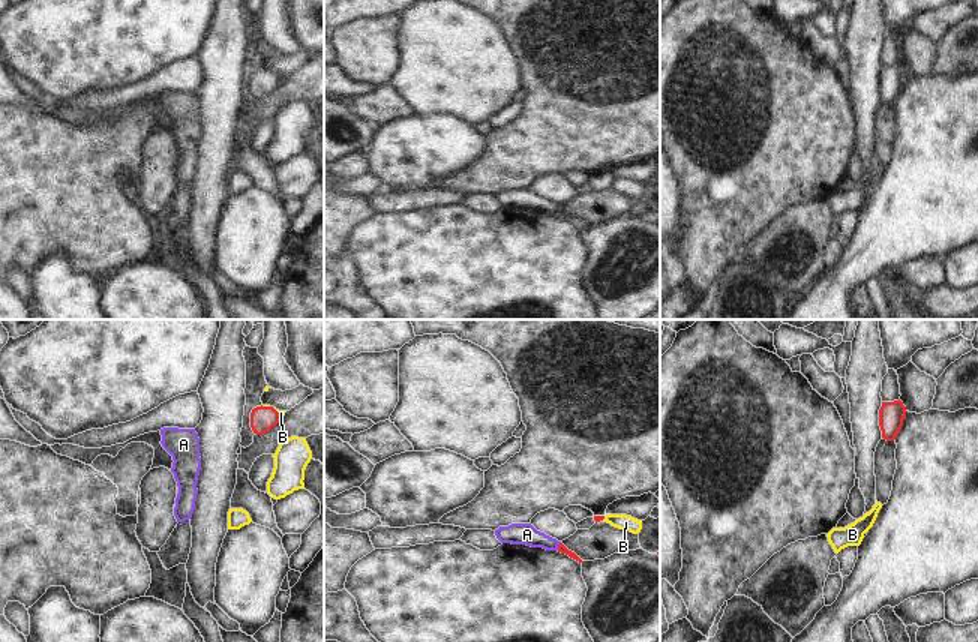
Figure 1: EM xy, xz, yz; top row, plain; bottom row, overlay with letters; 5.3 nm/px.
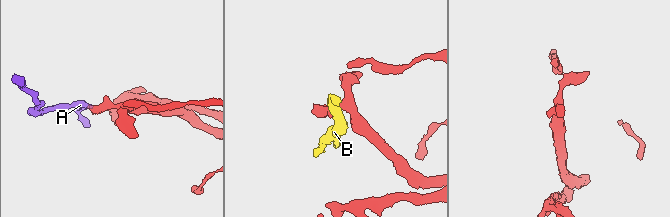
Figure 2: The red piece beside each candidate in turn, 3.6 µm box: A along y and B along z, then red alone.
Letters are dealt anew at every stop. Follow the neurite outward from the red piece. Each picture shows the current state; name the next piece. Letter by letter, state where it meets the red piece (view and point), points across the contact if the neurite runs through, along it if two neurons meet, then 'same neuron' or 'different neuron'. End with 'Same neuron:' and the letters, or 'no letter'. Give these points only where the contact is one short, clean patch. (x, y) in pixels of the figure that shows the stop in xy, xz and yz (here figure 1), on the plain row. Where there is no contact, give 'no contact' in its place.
A: contact xz (558, 210); border xz (560, 206), (557, 213); different neuron
B: contact xy (278, 77); border xy (273, 72), (281, 81); different neuron
Same neuron: no letter

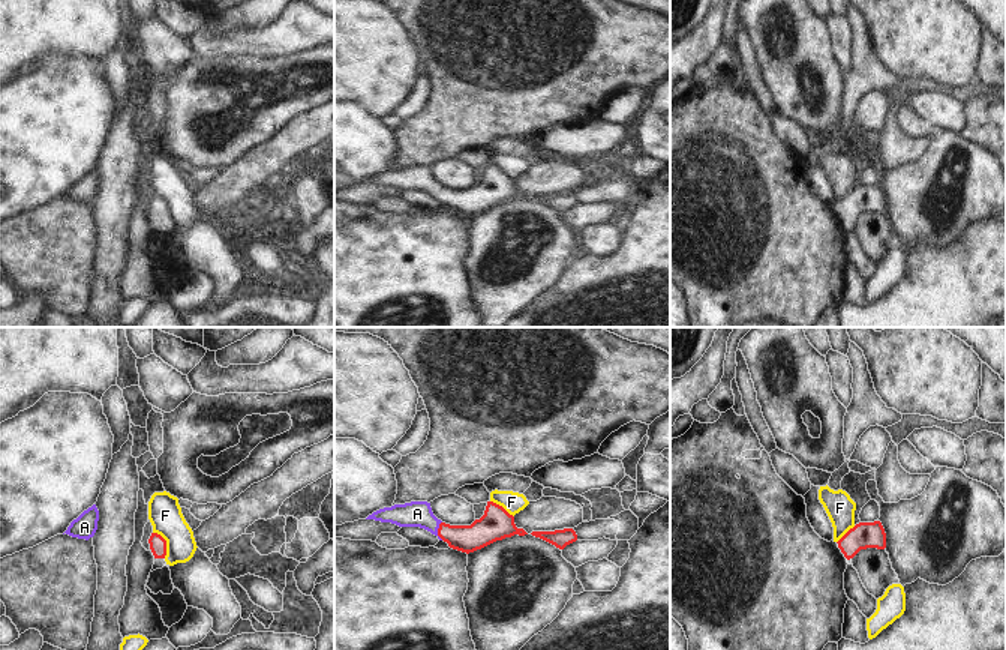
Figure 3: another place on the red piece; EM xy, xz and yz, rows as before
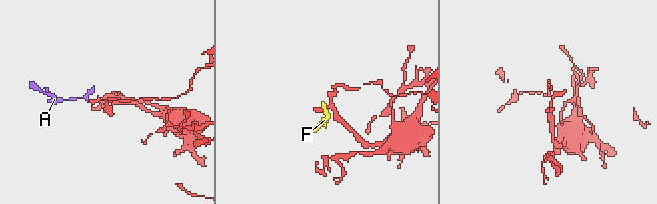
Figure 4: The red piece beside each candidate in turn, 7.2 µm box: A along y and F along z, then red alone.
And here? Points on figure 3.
A: contact xz (438, 194); way xz (483, 195), (447, 197), (438, 194), (417, 177); same neuron
F: contact xy (165, 207); border xy (153, 195), (165, 204), (165, 221); different neuron
Same neuron: A

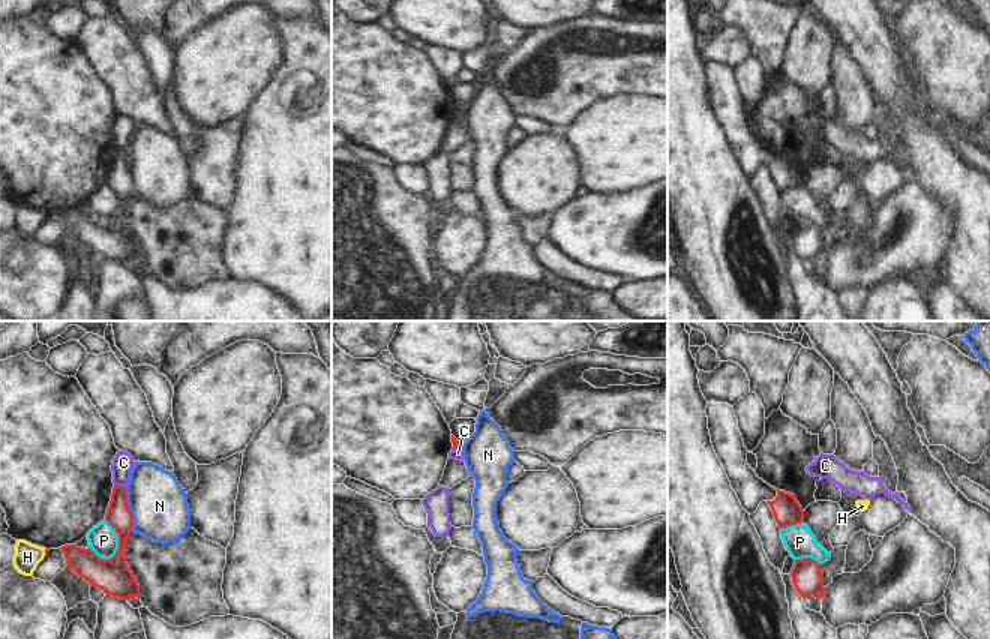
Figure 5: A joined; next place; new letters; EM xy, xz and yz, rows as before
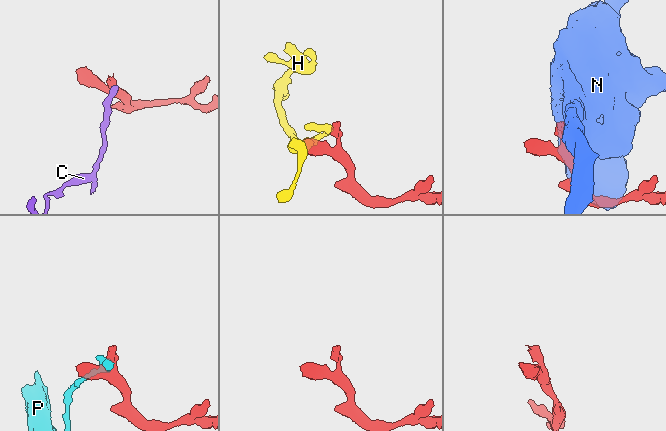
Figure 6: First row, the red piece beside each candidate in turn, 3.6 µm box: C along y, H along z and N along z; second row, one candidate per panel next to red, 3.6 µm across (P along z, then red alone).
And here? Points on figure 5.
C: contact xy (117, 149); border xy (114, 147), (123, 150); different neuron
H: contact xy (45, 218); border xy (45, 213), (42, 221); different neuron
N: contact xy (129, 173); different neuron
P: contact xy (119, 207); different neuron
Same neuron: no letter

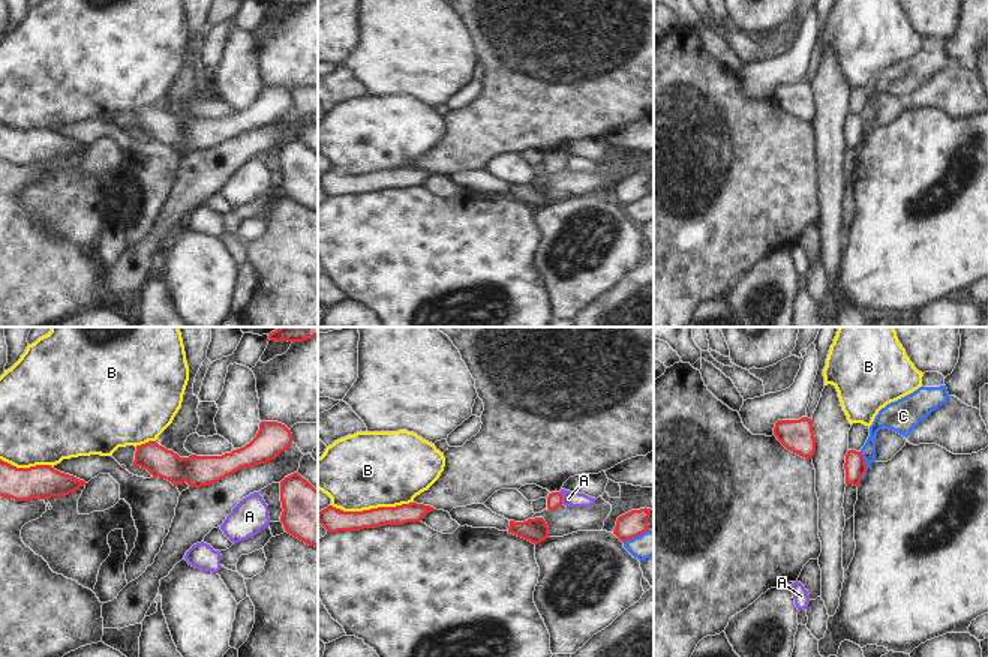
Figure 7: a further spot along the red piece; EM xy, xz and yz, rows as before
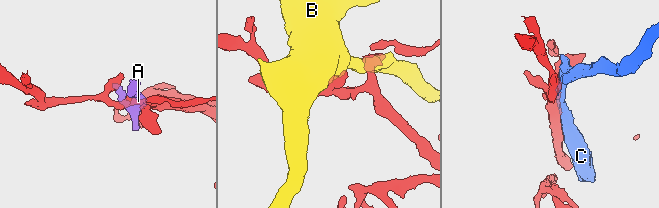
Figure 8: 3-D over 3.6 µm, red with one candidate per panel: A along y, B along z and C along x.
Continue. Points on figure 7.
A: contact xz (561, 162); border xz (558, 156), (562, 167); different neuron
B: contact xz (371, 173); different neuron
C: contact yz (865, 129); different neuron
Same neuron: no letter

